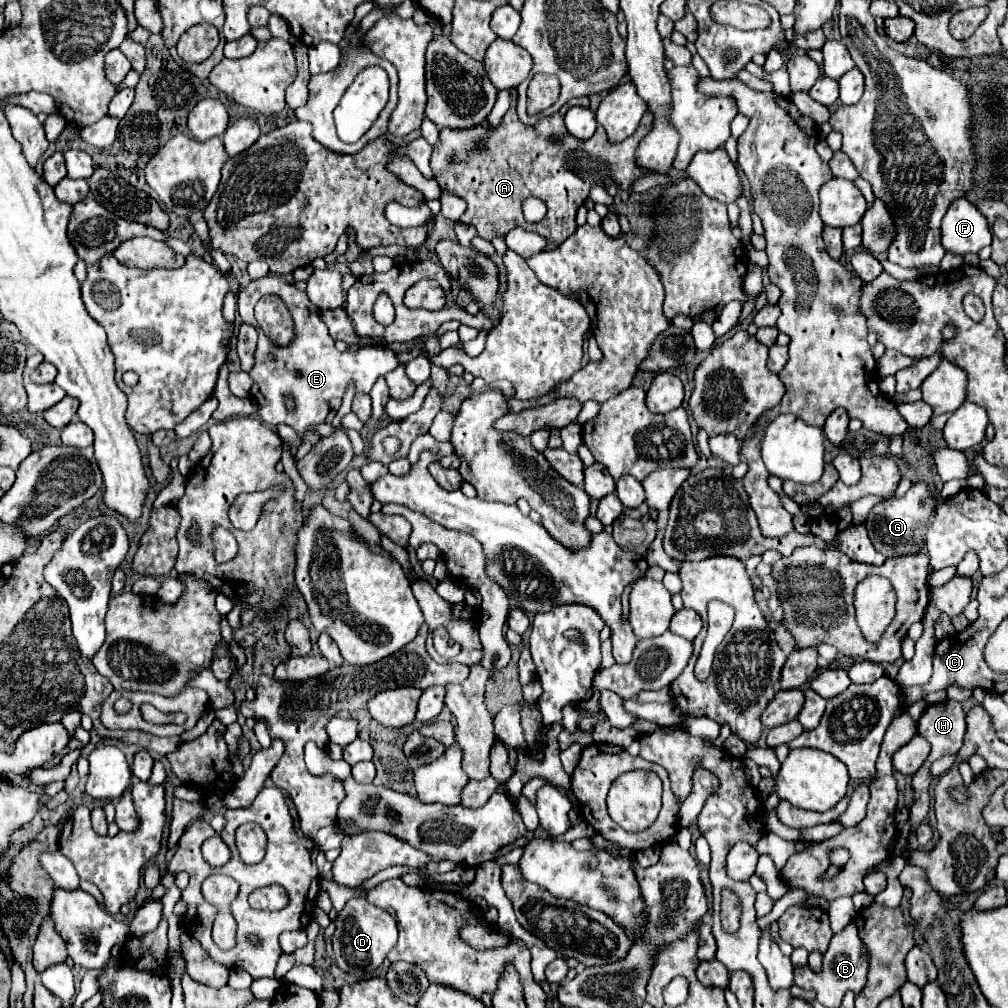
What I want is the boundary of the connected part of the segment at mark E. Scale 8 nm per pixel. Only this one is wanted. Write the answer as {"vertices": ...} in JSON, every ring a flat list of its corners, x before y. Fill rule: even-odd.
{"vertices":[[268,274,260,280,252,280,238,294,238,312,240,312,240,318,246,324,252,324,260,334,258,350,256,350,256,364,250,372,250,376,254,380,252,396,258,402,260,418,266,424,288,424,296,432,304,434,304,442,316,444,320,440,318,434,306,432,306,430,312,424,324,422,324,418,328,414,328,400,334,396,342,398,350,380,356,380,358,390,370,392,376,378,384,376,384,372,390,372,400,364,396,352,390,348,361,348,355,353,340,354,334,346,334,340,328,334,326,324,322,322,320,312,316,308,312,308,312,302,308,300,308,296,304,292,300,292,294,286,294,282,286,280,284,276],[264,294,278,294,286,302,286,306,294,318,294,328,296,328,296,338,290,342,290,346,284,346,284,348,274,346,274,342,270,342,264,336,264,332,260,330,260,326,254,318,254,306],[286,392,290,392,298,400,296,412,292,416,288,416,288,412,284,408]]}

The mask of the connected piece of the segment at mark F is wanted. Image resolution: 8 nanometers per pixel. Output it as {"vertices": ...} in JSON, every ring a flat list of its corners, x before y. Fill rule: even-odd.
{"vertices":[[966,198,950,204,942,220,942,246,956,254,978,252,992,242,986,218]]}

